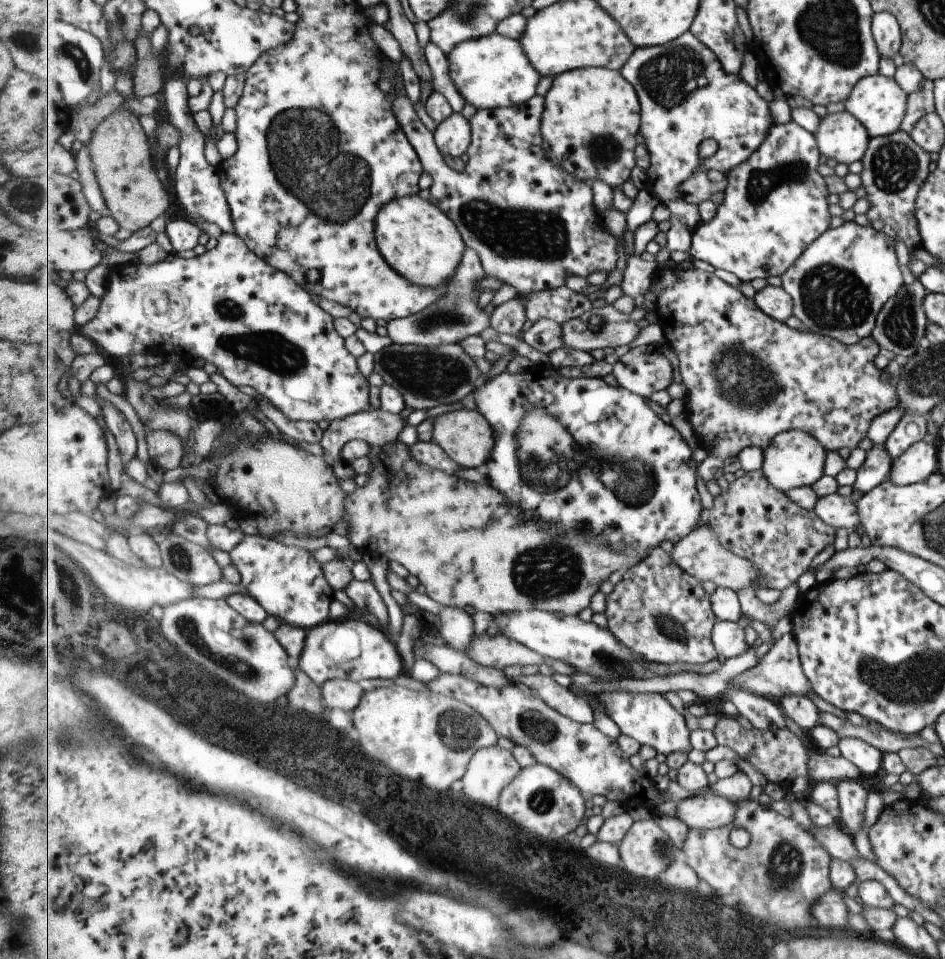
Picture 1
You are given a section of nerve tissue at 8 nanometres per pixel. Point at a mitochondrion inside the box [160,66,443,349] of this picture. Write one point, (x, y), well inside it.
(303, 146)

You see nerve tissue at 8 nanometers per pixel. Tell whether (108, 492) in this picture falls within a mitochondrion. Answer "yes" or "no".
no

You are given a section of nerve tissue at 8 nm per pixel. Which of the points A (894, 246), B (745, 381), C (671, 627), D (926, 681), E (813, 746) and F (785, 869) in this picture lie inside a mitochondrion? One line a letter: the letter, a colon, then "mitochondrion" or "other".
A: other
B: mitochondrion
C: mitochondrion
D: mitochondrion
E: other
F: mitochondrion

